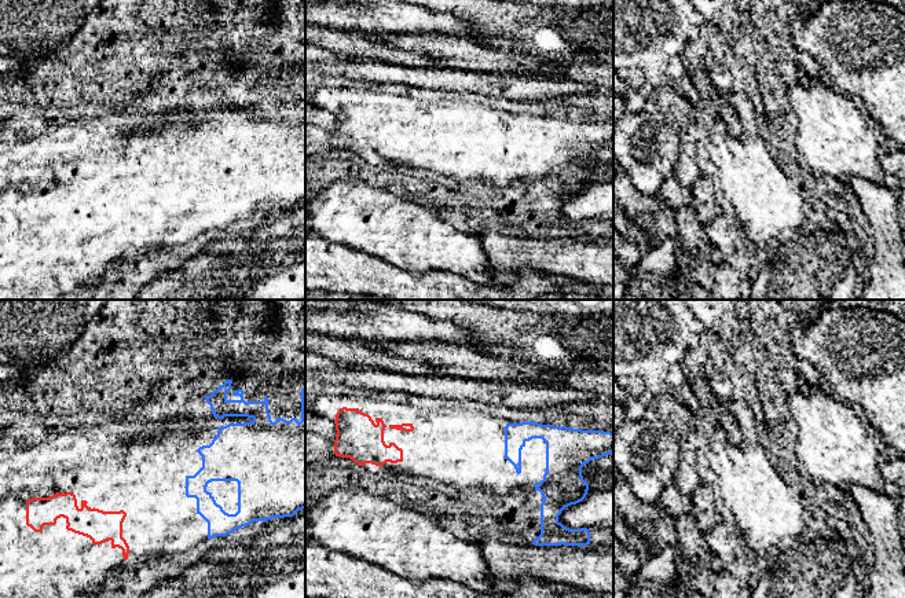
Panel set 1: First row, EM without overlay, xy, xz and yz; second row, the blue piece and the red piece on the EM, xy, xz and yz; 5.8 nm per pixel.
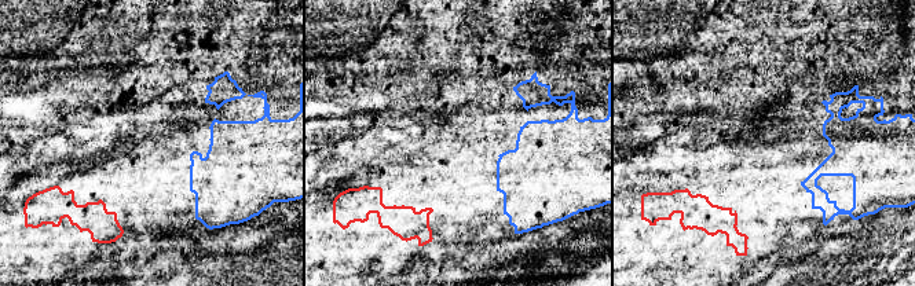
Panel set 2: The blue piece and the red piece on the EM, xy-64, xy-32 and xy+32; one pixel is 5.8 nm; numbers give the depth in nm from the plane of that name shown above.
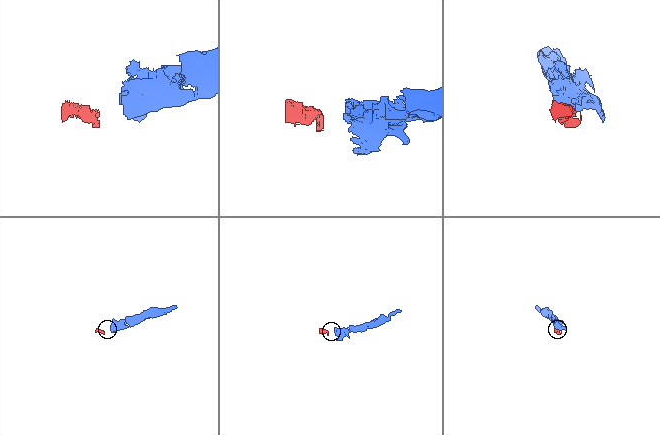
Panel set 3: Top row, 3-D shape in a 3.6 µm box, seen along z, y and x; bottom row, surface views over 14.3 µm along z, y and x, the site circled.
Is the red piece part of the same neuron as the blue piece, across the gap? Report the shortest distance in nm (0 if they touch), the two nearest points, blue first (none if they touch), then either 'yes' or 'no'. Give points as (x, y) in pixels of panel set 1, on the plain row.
360 nm apart; from blue across xy (186, 187), (125, 205); yes

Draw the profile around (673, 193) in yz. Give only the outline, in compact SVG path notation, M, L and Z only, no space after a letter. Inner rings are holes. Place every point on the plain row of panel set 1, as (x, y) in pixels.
M674 173L664 179L657 197L674 210L693 203L690 188L681 184Z

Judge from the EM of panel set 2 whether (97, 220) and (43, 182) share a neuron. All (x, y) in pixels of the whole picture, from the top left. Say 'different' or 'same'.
different

